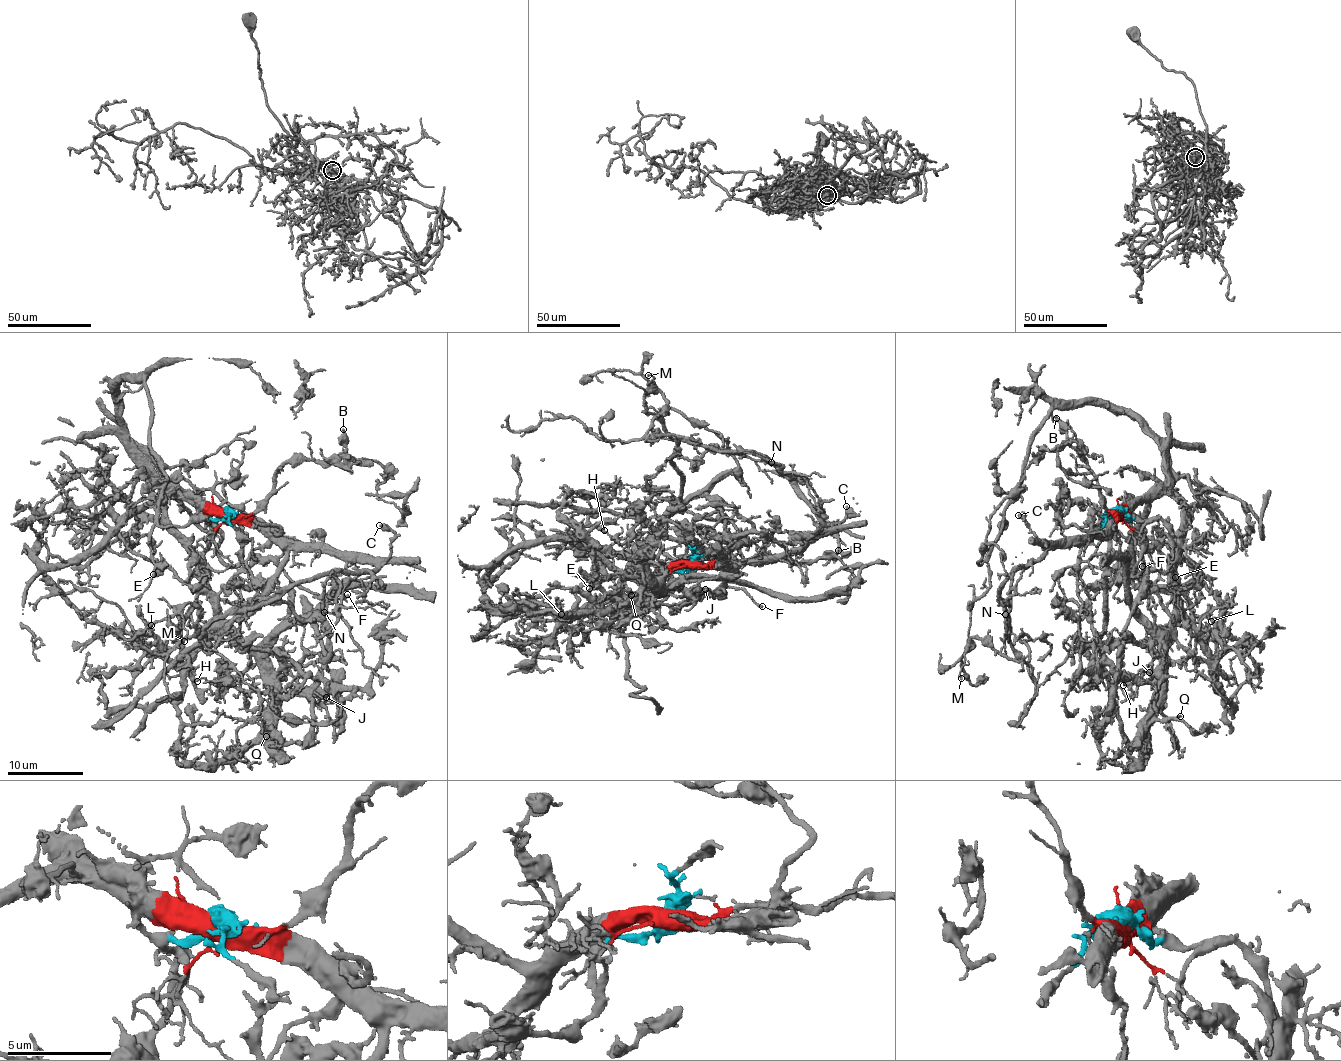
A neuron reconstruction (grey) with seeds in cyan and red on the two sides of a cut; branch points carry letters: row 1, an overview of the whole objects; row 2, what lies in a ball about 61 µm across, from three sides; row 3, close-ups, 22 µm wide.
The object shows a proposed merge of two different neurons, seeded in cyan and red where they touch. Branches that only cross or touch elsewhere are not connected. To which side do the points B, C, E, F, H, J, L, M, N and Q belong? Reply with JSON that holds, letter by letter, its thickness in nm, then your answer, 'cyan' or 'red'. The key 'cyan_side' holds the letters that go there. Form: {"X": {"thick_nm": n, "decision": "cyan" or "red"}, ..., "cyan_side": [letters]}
{"B": {"thick_nm": 170, "decision": "red"}, "C": {"thick_nm": 380, "decision": "red"}, "E": {"thick_nm": 360, "decision": "cyan"}, "F": {"thick_nm": 220, "decision": "cyan"}, "H": {"thick_nm": 130, "decision": "cyan"}, "J": {"thick_nm": 140, "decision": "cyan"}, "L": {"thick_nm": 90, "decision": "cyan"}, "M": {"thick_nm": 120, "decision": "red"}, "N": {"thick_nm": 90, "decision": "red"}, "Q": {"thick_nm": 110, "decision": "cyan"}, "cyan_side": ["E", "F", "H", "J", "L", "Q"]}

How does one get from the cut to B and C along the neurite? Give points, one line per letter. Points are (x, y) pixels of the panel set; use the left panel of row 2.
B: (229, 511), (253, 513), (270, 493), (276, 473), (287, 463), (337, 460), (346, 448), (342, 429)
C: (229, 511), (260, 517), (295, 542), (327, 543), (370, 560), (390, 553), (393, 533), (379, 526)

